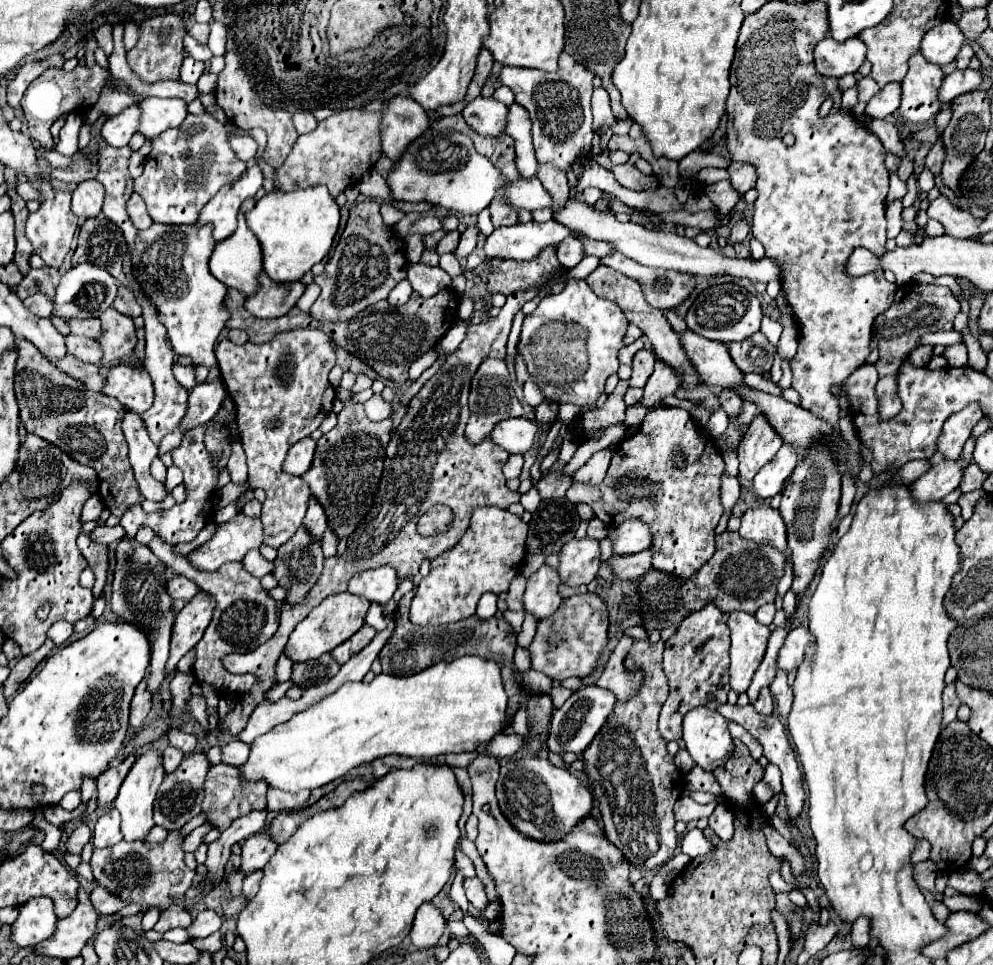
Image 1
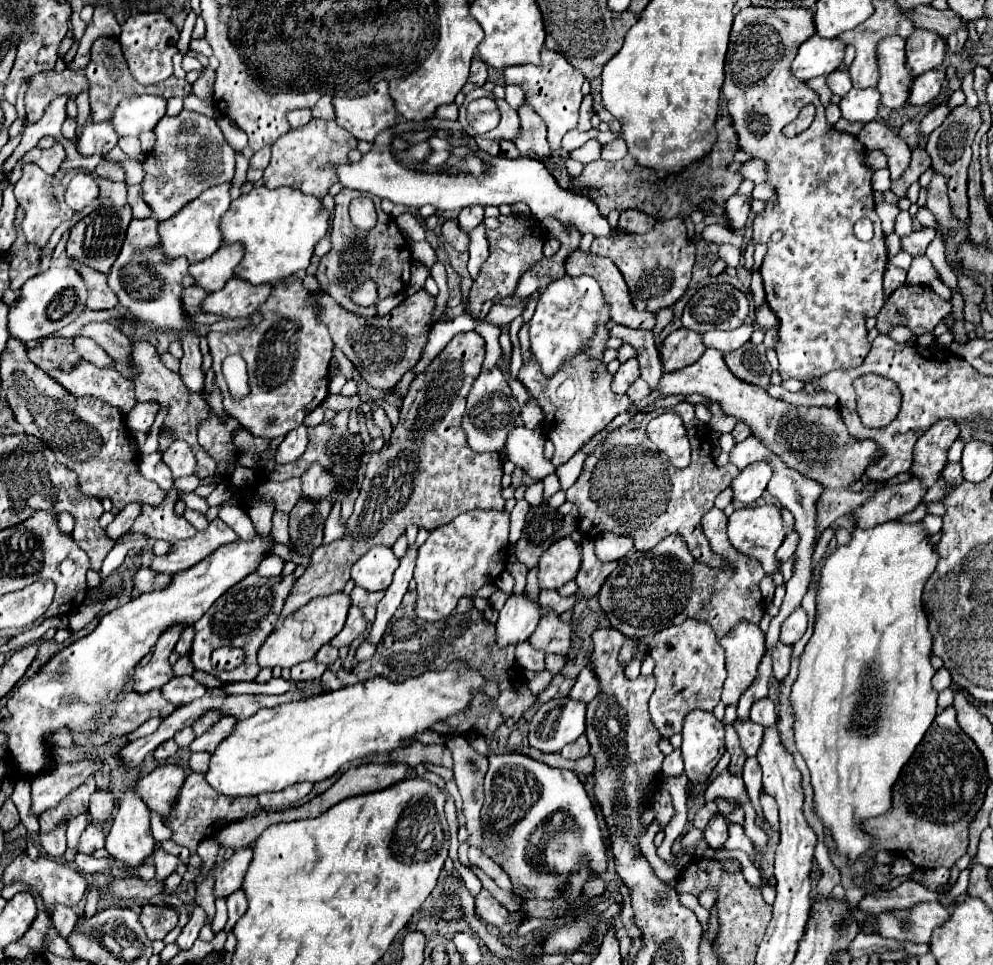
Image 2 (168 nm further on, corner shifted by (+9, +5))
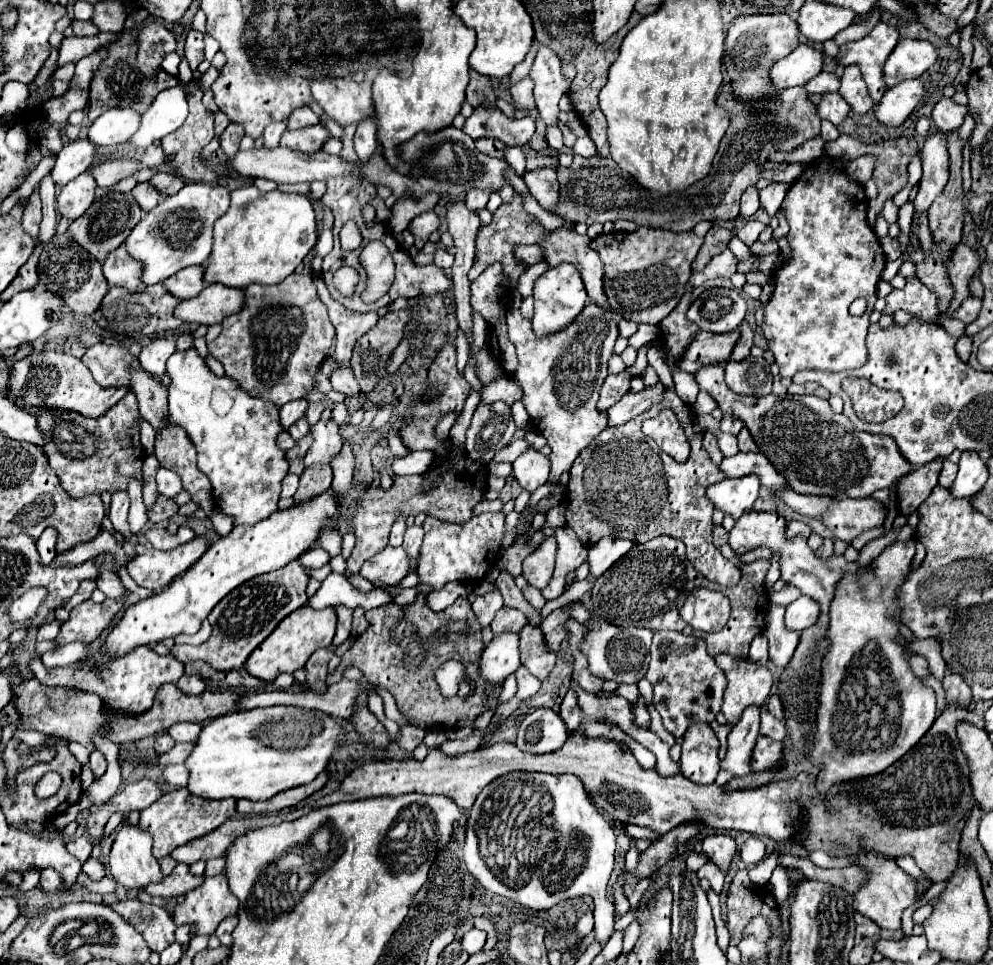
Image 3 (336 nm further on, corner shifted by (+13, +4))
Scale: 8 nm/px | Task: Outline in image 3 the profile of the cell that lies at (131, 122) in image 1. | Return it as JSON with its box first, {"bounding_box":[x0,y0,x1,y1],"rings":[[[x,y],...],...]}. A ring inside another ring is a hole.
{"bounding_box":[51,138,99,186],"rings":[[[77,138],[63,146],[63,150],[57,154],[57,162],[51,170],[51,176],[55,184],[65,186],[69,180],[85,172],[95,158],[99,156],[99,146],[95,146],[89,138]]]}

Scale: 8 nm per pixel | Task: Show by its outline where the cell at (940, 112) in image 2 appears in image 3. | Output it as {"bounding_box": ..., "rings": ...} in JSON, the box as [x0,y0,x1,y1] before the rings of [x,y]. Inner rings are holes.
{"bounding_box":[933,98,967,132],"rings":[[[941,98],[933,108],[933,124],[939,132],[959,128],[963,124],[965,114],[967,114],[965,106],[955,104],[951,98]]]}

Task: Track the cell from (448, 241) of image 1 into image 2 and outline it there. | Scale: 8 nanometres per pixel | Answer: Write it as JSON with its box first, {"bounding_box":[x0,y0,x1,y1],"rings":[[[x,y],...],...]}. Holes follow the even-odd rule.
{"bounding_box":[441,219,469,251],"rings":[[[457,219],[445,221],[441,231],[443,231],[445,241],[449,241],[457,251],[467,251],[469,249],[469,235],[459,229],[459,221]]]}

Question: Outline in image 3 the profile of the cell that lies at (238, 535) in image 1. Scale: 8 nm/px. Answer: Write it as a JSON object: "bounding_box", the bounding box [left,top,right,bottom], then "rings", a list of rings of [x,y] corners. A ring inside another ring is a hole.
{"bounding_box":[127,536,209,590],"rings":[[[195,536],[193,540],[167,552],[149,548],[145,554],[135,556],[127,564],[127,572],[139,586],[149,590],[161,590],[175,576],[183,574],[189,566],[193,566],[207,548],[209,548],[207,536]]]}

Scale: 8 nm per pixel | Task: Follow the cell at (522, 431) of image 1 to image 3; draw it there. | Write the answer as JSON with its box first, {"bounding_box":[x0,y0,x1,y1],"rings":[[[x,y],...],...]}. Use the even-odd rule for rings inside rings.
{"bounding_box":[513,448,551,492],"rings":[[[527,448],[513,462],[513,476],[529,492],[537,490],[541,484],[545,484],[549,480],[549,470],[551,470],[549,456],[541,454],[535,448]]]}

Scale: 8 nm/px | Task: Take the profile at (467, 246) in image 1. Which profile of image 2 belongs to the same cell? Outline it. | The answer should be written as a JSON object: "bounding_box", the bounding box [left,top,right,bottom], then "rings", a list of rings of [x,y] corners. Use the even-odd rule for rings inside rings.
{"bounding_box":[459,205,483,231],"rings":[[[471,205],[471,207],[467,207],[467,209],[463,209],[461,213],[459,213],[459,225],[461,225],[461,229],[463,231],[471,231],[473,227],[477,227],[481,221],[483,221],[483,205]]]}

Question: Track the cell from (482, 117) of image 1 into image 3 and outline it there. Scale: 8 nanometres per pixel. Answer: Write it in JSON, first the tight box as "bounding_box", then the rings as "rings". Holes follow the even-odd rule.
{"bounding_box":[463,106,535,146],"rings":[[[497,106],[473,108],[473,114],[465,120],[463,132],[477,138],[495,138],[505,146],[525,146],[535,132],[535,122],[531,116],[509,118]]]}

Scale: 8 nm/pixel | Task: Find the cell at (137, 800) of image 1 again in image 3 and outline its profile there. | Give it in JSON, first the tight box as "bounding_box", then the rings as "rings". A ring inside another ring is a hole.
{"bounding_box":[109,822,161,888],"rings":[[[123,822],[121,828],[115,834],[111,852],[109,852],[109,870],[117,882],[121,882],[125,888],[143,888],[149,882],[161,880],[161,870],[157,864],[157,858],[151,852],[153,848],[153,836],[143,830],[139,824]]]}

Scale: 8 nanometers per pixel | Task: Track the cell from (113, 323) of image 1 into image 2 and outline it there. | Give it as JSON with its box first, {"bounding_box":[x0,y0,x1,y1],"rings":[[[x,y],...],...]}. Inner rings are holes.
{"bounding_box":[133,341,215,479],"rings":[[[137,341],[133,343],[133,359],[139,365],[141,373],[137,379],[133,379],[135,383],[135,393],[137,393],[137,401],[159,401],[159,409],[167,409],[167,419],[163,421],[161,429],[171,429],[173,431],[173,439],[181,439],[187,441],[189,447],[195,453],[197,459],[197,467],[195,467],[195,475],[199,479],[205,479],[209,475],[215,473],[215,461],[201,449],[201,445],[197,443],[197,423],[201,419],[207,417],[209,413],[209,403],[205,401],[205,397],[201,393],[187,393],[183,387],[183,381],[179,377],[179,373],[169,371],[161,361],[159,361],[159,353],[155,351],[153,345],[149,345],[147,341]]]}

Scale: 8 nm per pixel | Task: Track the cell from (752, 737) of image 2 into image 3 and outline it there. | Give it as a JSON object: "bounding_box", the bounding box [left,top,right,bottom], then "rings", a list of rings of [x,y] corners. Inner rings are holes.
{"bounding_box":[751,734,781,772],"rings":[[[759,734],[757,742],[755,742],[755,748],[751,752],[753,772],[773,770],[779,764],[779,754],[781,754],[781,742],[775,742],[775,740]]]}

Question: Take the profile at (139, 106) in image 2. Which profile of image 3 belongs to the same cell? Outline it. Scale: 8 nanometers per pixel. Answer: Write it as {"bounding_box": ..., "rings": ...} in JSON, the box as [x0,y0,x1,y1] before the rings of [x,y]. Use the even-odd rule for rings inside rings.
{"bounding_box":[89,106,141,146],"rings":[[[115,106],[101,114],[89,128],[89,140],[97,146],[115,146],[127,142],[141,126],[141,114],[133,108]]]}

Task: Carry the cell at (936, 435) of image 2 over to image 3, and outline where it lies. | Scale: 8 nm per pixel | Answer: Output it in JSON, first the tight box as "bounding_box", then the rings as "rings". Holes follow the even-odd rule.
{"bounding_box":[897,458,943,514],"rings":[[[935,458],[915,470],[911,470],[907,476],[903,476],[897,482],[897,498],[899,498],[899,510],[901,514],[911,514],[919,508],[919,504],[931,494],[931,490],[937,484],[939,472],[943,466],[943,458]]]}

